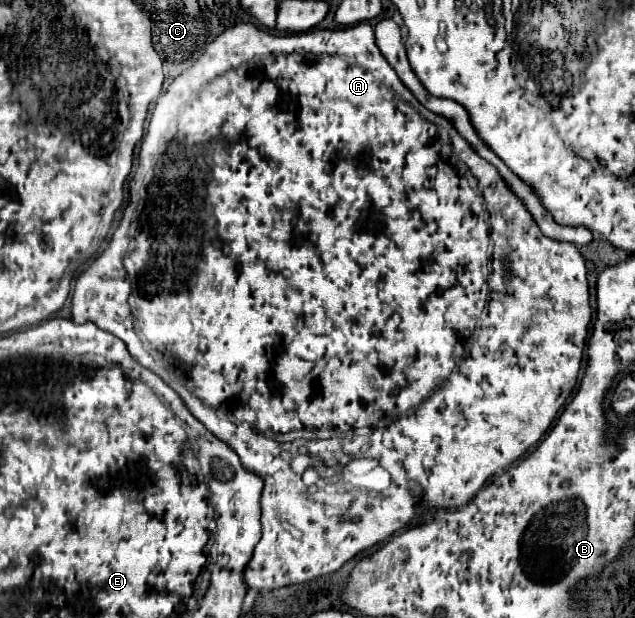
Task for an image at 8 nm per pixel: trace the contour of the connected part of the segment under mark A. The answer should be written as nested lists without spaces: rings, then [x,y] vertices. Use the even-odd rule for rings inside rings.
[[[238,23],[234,27],[228,27],[224,33],[220,33],[202,53],[202,57],[182,71],[170,87],[156,99],[156,105],[152,109],[150,125],[146,131],[146,137],[140,143],[140,153],[138,153],[138,169],[134,177],[128,183],[128,203],[122,209],[122,219],[108,241],[108,247],[78,275],[74,295],[72,295],[72,321],[74,323],[86,323],[92,321],[96,327],[114,333],[120,337],[126,345],[128,351],[134,355],[134,359],[154,371],[168,387],[172,387],[180,399],[186,403],[190,413],[208,429],[212,431],[220,441],[224,441],[236,455],[240,457],[240,463],[246,471],[256,473],[258,477],[264,479],[264,493],[262,493],[262,537],[254,547],[252,559],[248,561],[248,567],[244,569],[244,581],[250,589],[256,591],[272,591],[278,587],[294,585],[294,583],[308,583],[312,579],[330,575],[338,571],[346,561],[362,553],[364,549],[370,549],[378,545],[380,541],[392,537],[396,531],[404,529],[410,525],[410,521],[418,515],[422,515],[424,509],[428,511],[440,511],[440,509],[452,509],[466,505],[470,497],[476,495],[476,491],[498,471],[506,469],[508,465],[516,463],[522,453],[526,453],[532,445],[540,441],[540,437],[546,433],[546,429],[552,425],[554,417],[570,397],[570,393],[576,387],[578,381],[578,371],[582,365],[582,353],[586,347],[588,339],[588,327],[592,321],[592,307],[590,307],[590,291],[588,291],[588,281],[586,281],[586,265],[584,257],[580,255],[578,247],[572,247],[572,243],[556,243],[554,239],[548,239],[546,235],[540,235],[540,227],[532,223],[532,215],[524,211],[524,203],[504,187],[504,179],[496,175],[496,167],[490,163],[484,163],[472,147],[468,147],[468,141],[456,133],[450,121],[446,121],[440,115],[434,115],[426,107],[422,107],[422,117],[420,113],[410,107],[410,105],[420,105],[416,103],[416,97],[400,83],[388,61],[384,61],[380,49],[374,43],[374,29],[370,23],[358,23],[348,29],[314,29],[306,33],[292,33],[292,35],[272,35],[266,29],[260,29],[254,23]],[[330,439],[336,445],[342,445],[342,451],[346,447],[346,465],[332,473],[330,471]],[[313,467],[320,475],[320,482],[315,483],[312,491],[322,491],[324,497],[332,493],[332,499],[340,495],[340,503],[322,503],[322,501],[312,501],[308,497],[308,491],[304,483],[300,481],[300,475],[306,469]]]

